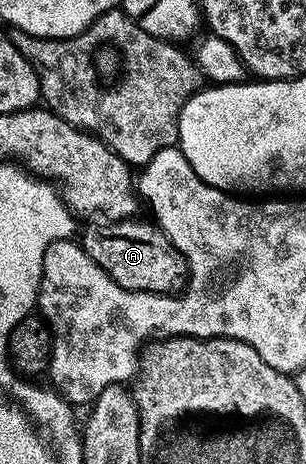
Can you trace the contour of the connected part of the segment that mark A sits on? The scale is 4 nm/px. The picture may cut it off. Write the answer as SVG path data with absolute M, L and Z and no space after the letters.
M113 219L108 223L101 223L105 225L89 225L85 229L85 234L79 237L79 244L88 257L96 263L102 271L104 271L109 278L115 283L119 283L119 287L129 289L133 293L176 293L184 286L187 280L187 270L185 267L185 259L181 256L181 253L171 243L171 239L164 231L161 230L156 224L148 225L145 221L137 221L138 219Z

